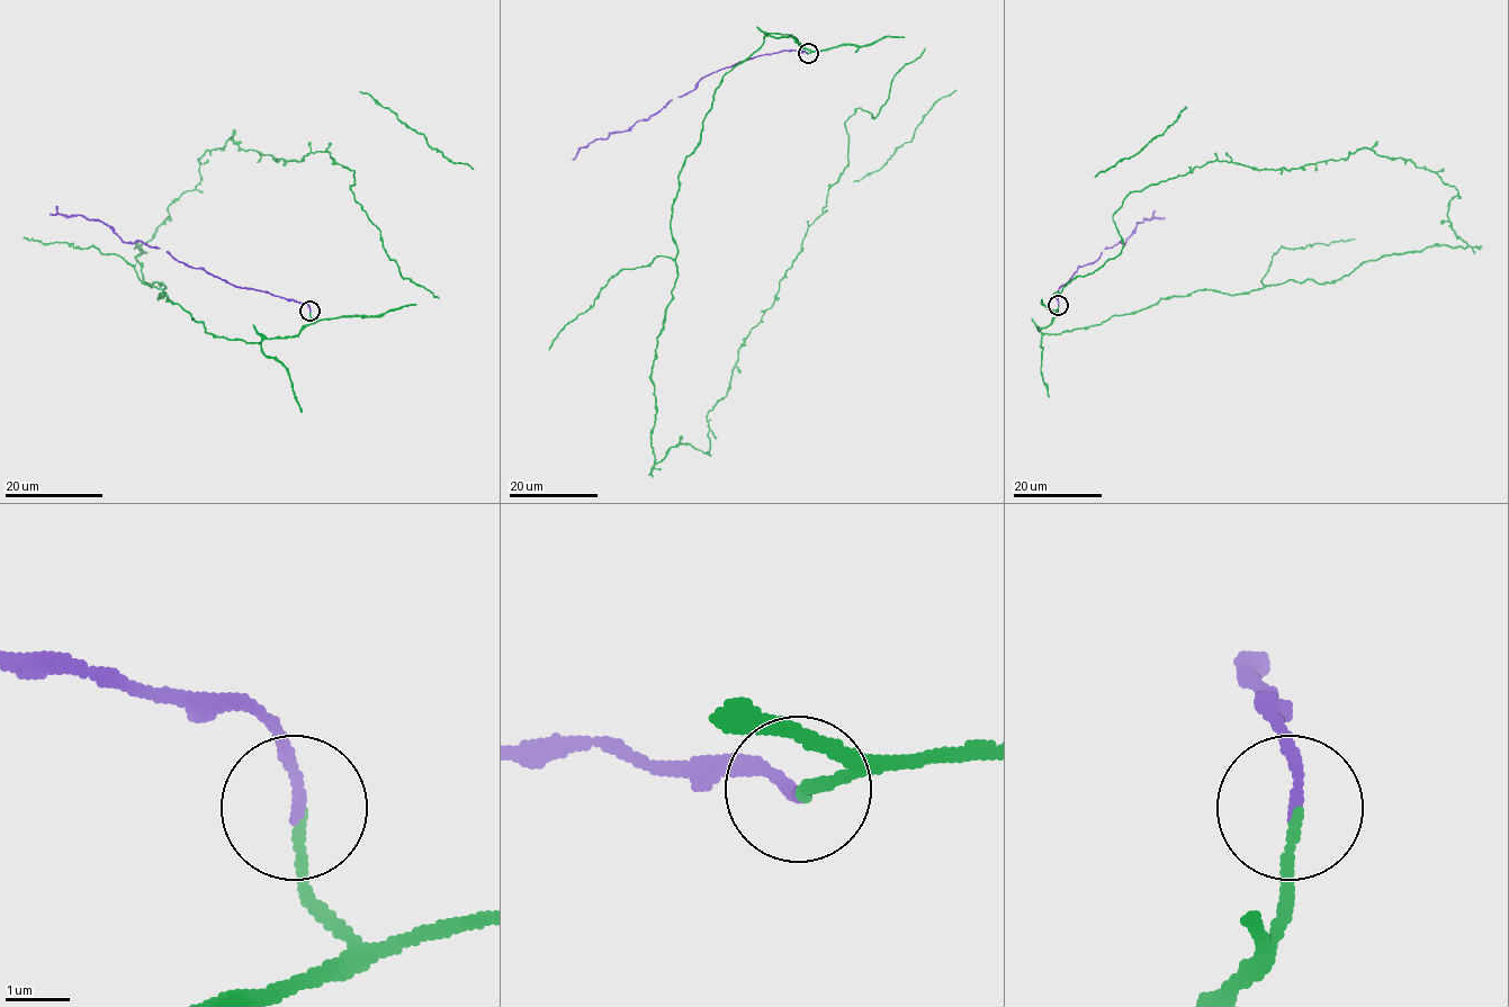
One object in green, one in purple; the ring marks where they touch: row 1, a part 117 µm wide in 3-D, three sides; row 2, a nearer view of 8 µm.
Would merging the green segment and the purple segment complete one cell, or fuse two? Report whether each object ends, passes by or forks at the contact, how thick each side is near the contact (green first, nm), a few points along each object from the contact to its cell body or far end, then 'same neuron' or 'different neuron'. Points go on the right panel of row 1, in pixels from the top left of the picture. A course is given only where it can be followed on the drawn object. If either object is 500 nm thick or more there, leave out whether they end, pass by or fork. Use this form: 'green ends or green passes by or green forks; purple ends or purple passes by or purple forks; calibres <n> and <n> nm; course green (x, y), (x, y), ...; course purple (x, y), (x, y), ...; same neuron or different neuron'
green ends; purple ends; calibres 140 and 170 nm; course green (1058, 306), (1042, 333), (1467, 246), (1458, 190), (1365, 147), (1211, 161), (1131, 191), (1121, 252), (1052, 294); course purple (1058, 305), (1054, 294), (1077, 268), (1095, 261), (1105, 249), (1119, 242), (1123, 244), (1143, 218), (1165, 217); same neuron

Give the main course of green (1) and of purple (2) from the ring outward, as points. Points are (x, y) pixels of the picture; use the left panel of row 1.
1: (310, 312), (295, 336), (228, 340), (143, 278), (136, 245), (231, 136), (329, 151), (439, 298)
2: (310, 311), (305, 303), (234, 286), (160, 248), (138, 241), (124, 242), (105, 224), (50, 214)

